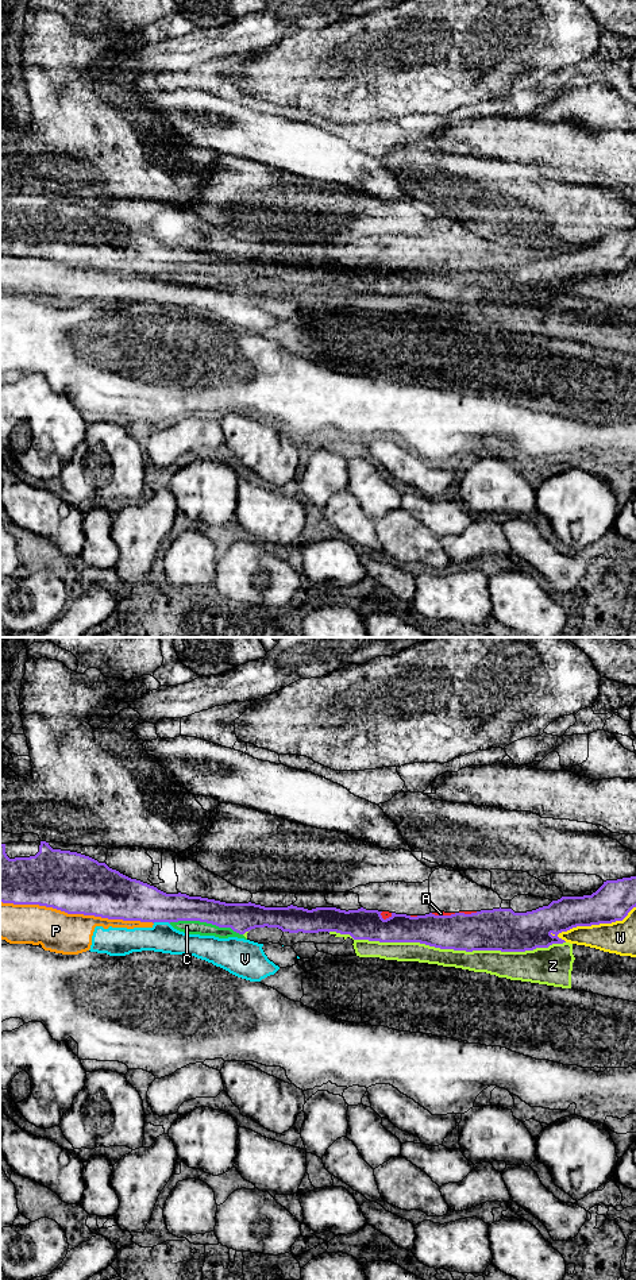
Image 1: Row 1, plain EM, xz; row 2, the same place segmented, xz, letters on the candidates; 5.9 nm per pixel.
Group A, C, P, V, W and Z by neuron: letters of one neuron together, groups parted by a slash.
A W / C Z / P V

